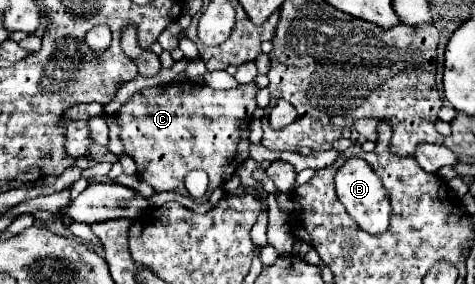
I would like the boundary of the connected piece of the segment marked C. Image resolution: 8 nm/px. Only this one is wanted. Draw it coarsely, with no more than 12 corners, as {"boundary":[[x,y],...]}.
{"boundary":[[259,87],[137,91],[119,139],[139,175],[219,187],[249,157]]}

